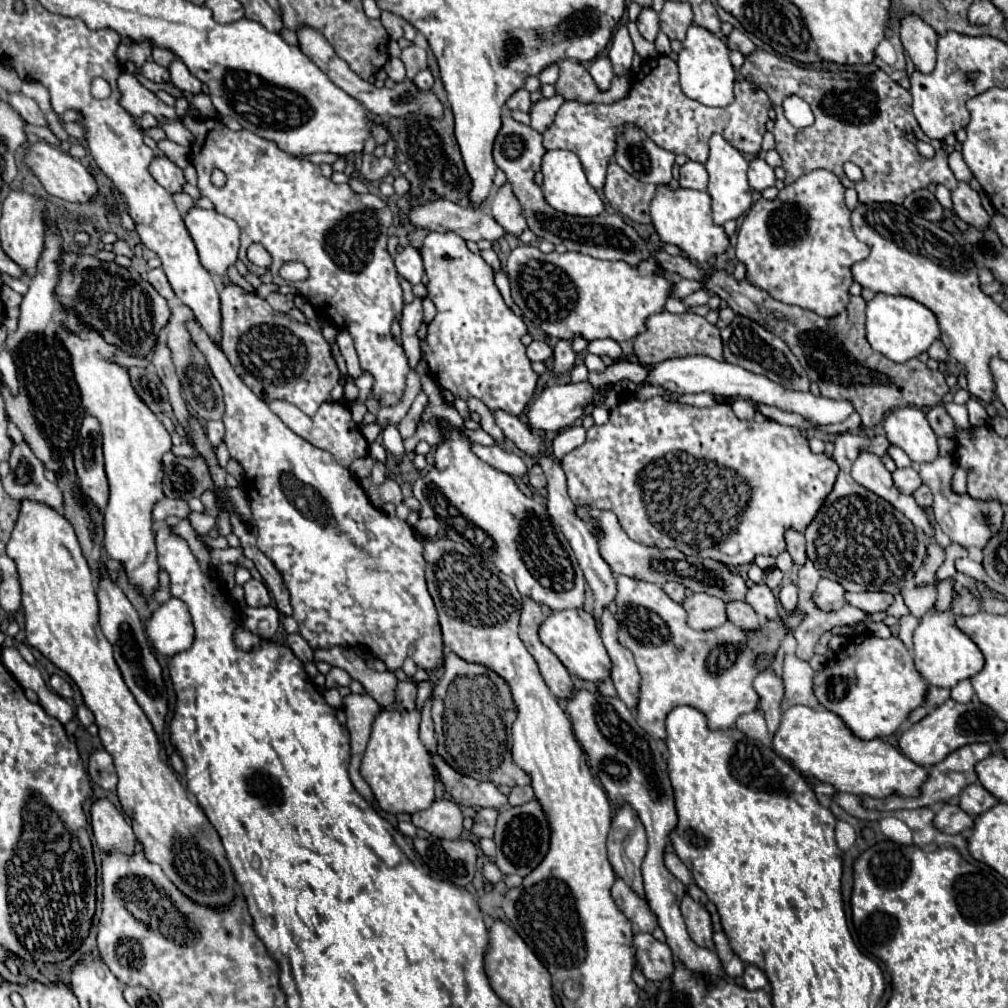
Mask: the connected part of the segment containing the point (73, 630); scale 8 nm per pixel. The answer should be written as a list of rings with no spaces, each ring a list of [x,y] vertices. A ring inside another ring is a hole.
[[[22,501],[20,519],[12,531],[12,537],[6,545],[8,557],[16,563],[18,579],[22,587],[22,605],[25,615],[26,641],[36,647],[44,657],[48,657],[56,667],[72,677],[72,681],[82,691],[84,703],[96,717],[100,729],[100,741],[104,749],[112,755],[118,775],[116,787],[120,805],[124,813],[132,819],[132,829],[138,837],[142,853],[148,861],[158,863],[168,879],[192,901],[206,907],[228,907],[236,897],[236,879],[232,867],[226,859],[222,841],[206,819],[204,811],[188,799],[186,789],[174,775],[172,767],[160,759],[158,737],[144,715],[142,707],[136,703],[134,695],[126,687],[120,669],[112,657],[112,645],[106,641],[98,625],[98,597],[94,589],[94,573],[88,567],[72,525],[52,507],[32,501]]]

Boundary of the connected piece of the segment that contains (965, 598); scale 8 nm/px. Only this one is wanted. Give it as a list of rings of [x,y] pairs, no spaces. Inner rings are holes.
[[[964,591],[954,597],[954,605],[950,607],[950,611],[944,613],[928,611],[922,617],[920,625],[914,631],[914,667],[918,669],[918,673],[924,677],[928,685],[950,689],[958,681],[970,679],[984,667],[984,655],[976,647],[976,643],[970,641],[970,637],[966,637],[958,627],[954,627],[956,615],[974,615],[978,611],[980,611],[978,599]]]

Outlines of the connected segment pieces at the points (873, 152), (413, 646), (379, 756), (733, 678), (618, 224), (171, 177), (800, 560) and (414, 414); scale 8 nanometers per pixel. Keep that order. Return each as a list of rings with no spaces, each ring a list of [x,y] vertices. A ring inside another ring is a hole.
[[[756,49],[746,57],[740,73],[744,79],[764,89],[772,99],[774,111],[778,115],[774,125],[774,139],[776,151],[782,157],[782,167],[786,169],[786,185],[792,185],[798,177],[814,169],[826,169],[838,175],[844,187],[856,189],[860,203],[886,201],[898,205],[910,193],[924,189],[930,183],[944,185],[950,191],[956,189],[958,181],[948,167],[948,153],[944,143],[928,139],[920,131],[912,115],[910,93],[892,81],[882,69],[870,75],[856,71],[824,71],[816,67],[802,67],[768,51]],[[788,95],[798,95],[812,107],[816,121],[810,127],[796,129],[788,123],[782,111],[782,101]],[[908,133],[914,133],[918,141],[926,141],[936,147],[936,157],[924,159],[916,145],[906,137]],[[846,161],[852,161],[862,169],[862,181],[854,183],[844,175],[842,165]]]
[[[190,321],[186,325],[224,391],[224,443],[228,445],[230,457],[244,469],[242,485],[248,493],[252,517],[258,525],[258,549],[276,565],[290,591],[290,605],[294,609],[292,617],[298,623],[298,633],[312,649],[364,645],[374,657],[386,663],[388,671],[402,669],[408,657],[418,669],[434,671],[444,659],[444,645],[438,613],[426,589],[426,561],[416,531],[406,521],[398,517],[388,519],[384,511],[376,509],[346,467],[338,465],[328,451],[314,447],[290,431],[280,417],[244,385],[244,381],[234,373],[228,357],[198,323]]]
[[[431,679],[417,684],[416,709],[412,711],[412,715],[410,715],[410,711],[400,711],[400,709],[380,709],[374,717],[372,735],[370,735],[366,753],[362,757],[360,773],[362,773],[364,781],[370,785],[378,807],[386,813],[392,813],[392,815],[396,815],[396,813],[416,813],[416,811],[428,809],[434,801],[434,783],[436,781],[434,781],[434,773],[432,773],[432,767],[430,767],[430,755],[428,755],[426,747],[420,743],[419,725],[424,702],[431,696],[435,686],[436,682]]]
[[[626,575],[616,577],[616,605],[618,605],[618,641],[626,649],[632,651],[638,671],[640,671],[640,697],[638,705],[634,711],[634,717],[646,733],[654,739],[666,739],[666,729],[664,721],[666,715],[680,705],[690,705],[698,711],[702,711],[708,719],[710,729],[728,729],[734,727],[734,721],[744,715],[752,713],[758,705],[758,693],[752,689],[752,681],[760,671],[760,661],[766,659],[766,663],[772,661],[776,649],[780,647],[780,641],[784,637],[784,631],[796,629],[800,623],[800,617],[782,617],[780,621],[768,621],[760,631],[742,631],[730,621],[726,621],[722,627],[714,631],[694,631],[686,623],[686,611],[680,603],[674,603],[662,587],[648,583],[648,581],[638,581]]]
[[[510,115],[502,117],[502,129],[494,143],[494,161],[506,173],[506,179],[522,205],[528,229],[532,229],[538,239],[546,239],[554,245],[562,243],[568,251],[592,255],[596,259],[626,261],[632,267],[638,267],[638,263],[652,259],[654,251],[650,249],[650,245],[618,213],[602,213],[600,217],[570,217],[558,213],[556,209],[550,209],[550,205],[546,205],[546,199],[542,197],[542,189],[534,183],[534,175],[542,167],[542,153],[546,153],[546,149],[538,131],[514,121]]]
[[[156,157],[152,163],[150,163],[150,173],[152,177],[162,185],[166,187],[166,191],[170,193],[182,193],[182,187],[186,185],[186,179],[184,179],[184,171],[174,165],[168,157]]]
[[[788,529],[784,533],[784,539],[786,539],[786,551],[792,555],[794,563],[804,565],[806,563],[806,539],[804,539],[804,535],[794,531],[794,529]]]
[[[420,391],[420,393],[416,395],[410,411],[406,413],[406,417],[404,417],[404,419],[400,421],[400,425],[398,425],[398,431],[400,431],[400,435],[402,435],[404,439],[410,437],[410,435],[414,435],[416,427],[418,427],[420,421],[422,421],[422,413],[424,413],[426,405],[428,405],[428,397],[426,397],[424,391]]]

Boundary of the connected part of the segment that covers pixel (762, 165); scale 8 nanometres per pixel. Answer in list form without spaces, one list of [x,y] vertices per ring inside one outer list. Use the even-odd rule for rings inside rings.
[[[756,157],[754,161],[750,161],[748,167],[748,183],[756,191],[764,191],[766,187],[772,187],[776,183],[774,169],[762,157]]]

